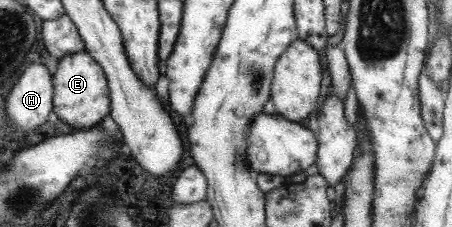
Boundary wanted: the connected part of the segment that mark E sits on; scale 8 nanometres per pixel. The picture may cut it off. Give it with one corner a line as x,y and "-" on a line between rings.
85,51
61,57
53,74
52,108
55,115
75,130
93,128
110,115
110,88
106,73
97,60

